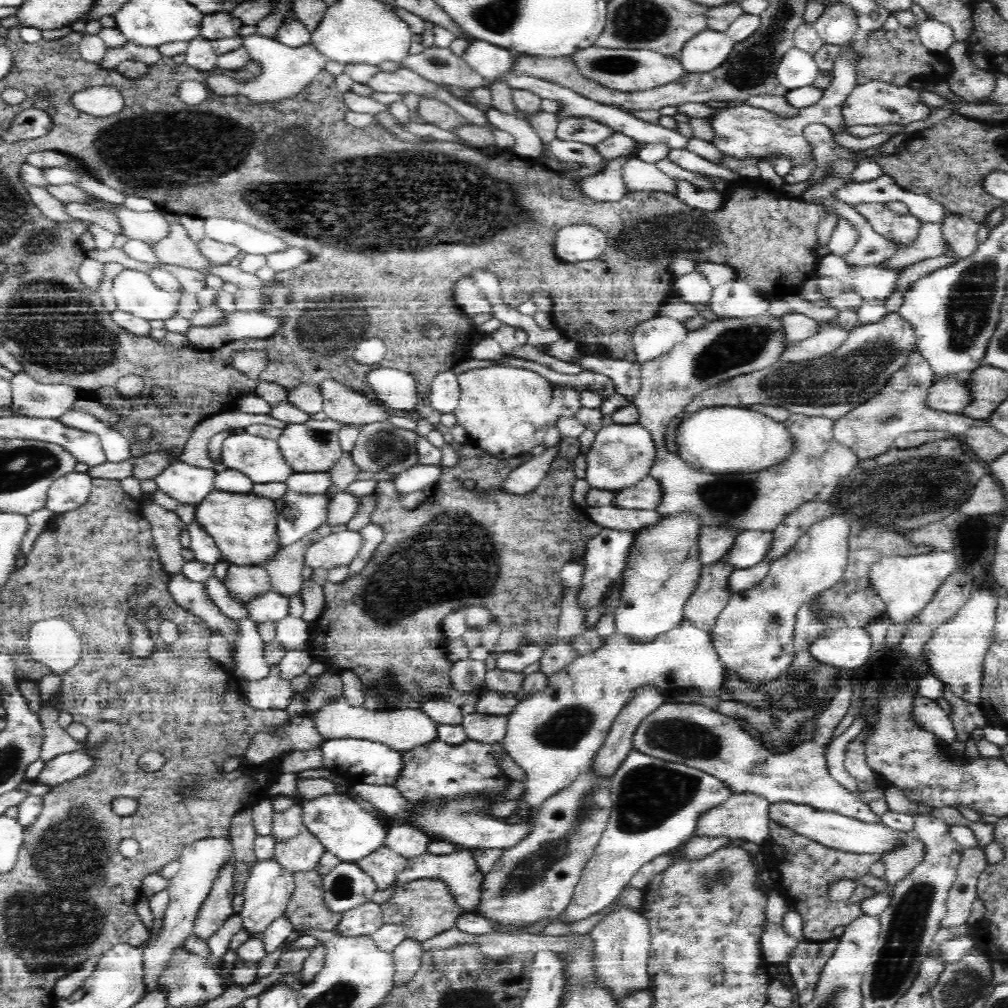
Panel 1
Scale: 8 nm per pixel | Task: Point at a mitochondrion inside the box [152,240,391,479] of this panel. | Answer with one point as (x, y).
(335, 329)

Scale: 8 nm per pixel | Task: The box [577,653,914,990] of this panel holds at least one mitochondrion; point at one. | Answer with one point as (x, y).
(648, 796)

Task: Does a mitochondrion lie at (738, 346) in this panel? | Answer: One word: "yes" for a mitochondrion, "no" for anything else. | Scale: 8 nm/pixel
yes

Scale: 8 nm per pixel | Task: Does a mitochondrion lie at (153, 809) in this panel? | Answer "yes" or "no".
no

